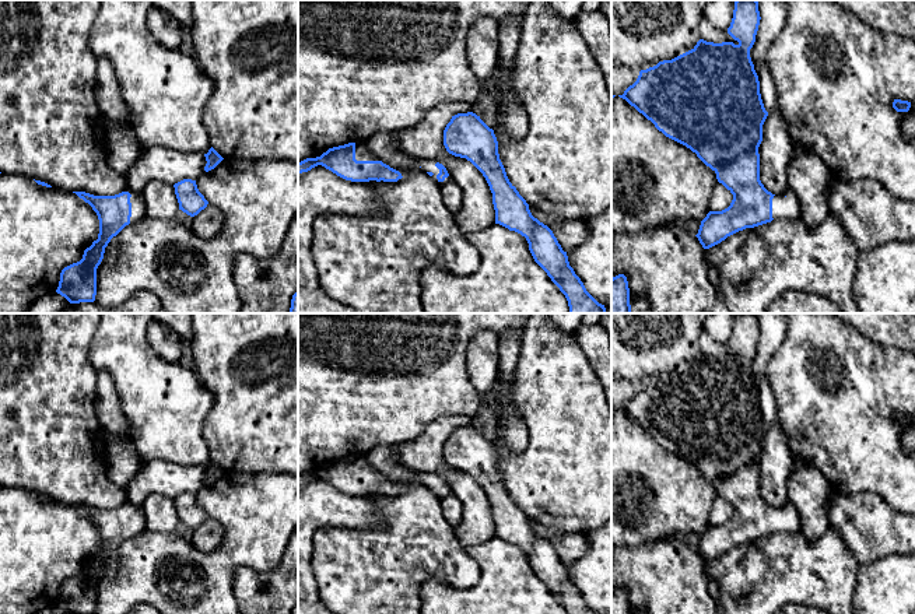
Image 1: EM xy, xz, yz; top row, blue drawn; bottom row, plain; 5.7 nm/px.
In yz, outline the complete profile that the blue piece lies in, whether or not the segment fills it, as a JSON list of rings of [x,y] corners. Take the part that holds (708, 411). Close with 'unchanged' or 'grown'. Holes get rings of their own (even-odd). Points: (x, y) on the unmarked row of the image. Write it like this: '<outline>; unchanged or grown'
[[[736,313],[728,347],[739,355],[737,358],[700,352],[691,364],[641,383],[637,394],[618,408],[666,450],[695,466],[716,487],[718,495],[733,508],[728,522],[709,524],[701,534],[695,550],[704,562],[746,541],[778,531],[800,531],[800,519],[793,506],[786,511],[775,509],[760,494],[758,460],[768,425],[764,421],[758,389],[750,371],[760,333],[757,313]]]; grown

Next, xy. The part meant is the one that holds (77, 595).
[[[129,498],[115,509],[94,509],[85,505],[73,505],[97,526],[99,533],[98,552],[84,564],[83,572],[64,580],[60,586],[57,607],[67,614],[95,614],[97,582],[101,578],[105,561],[126,538],[144,530],[141,511]]]; grown

